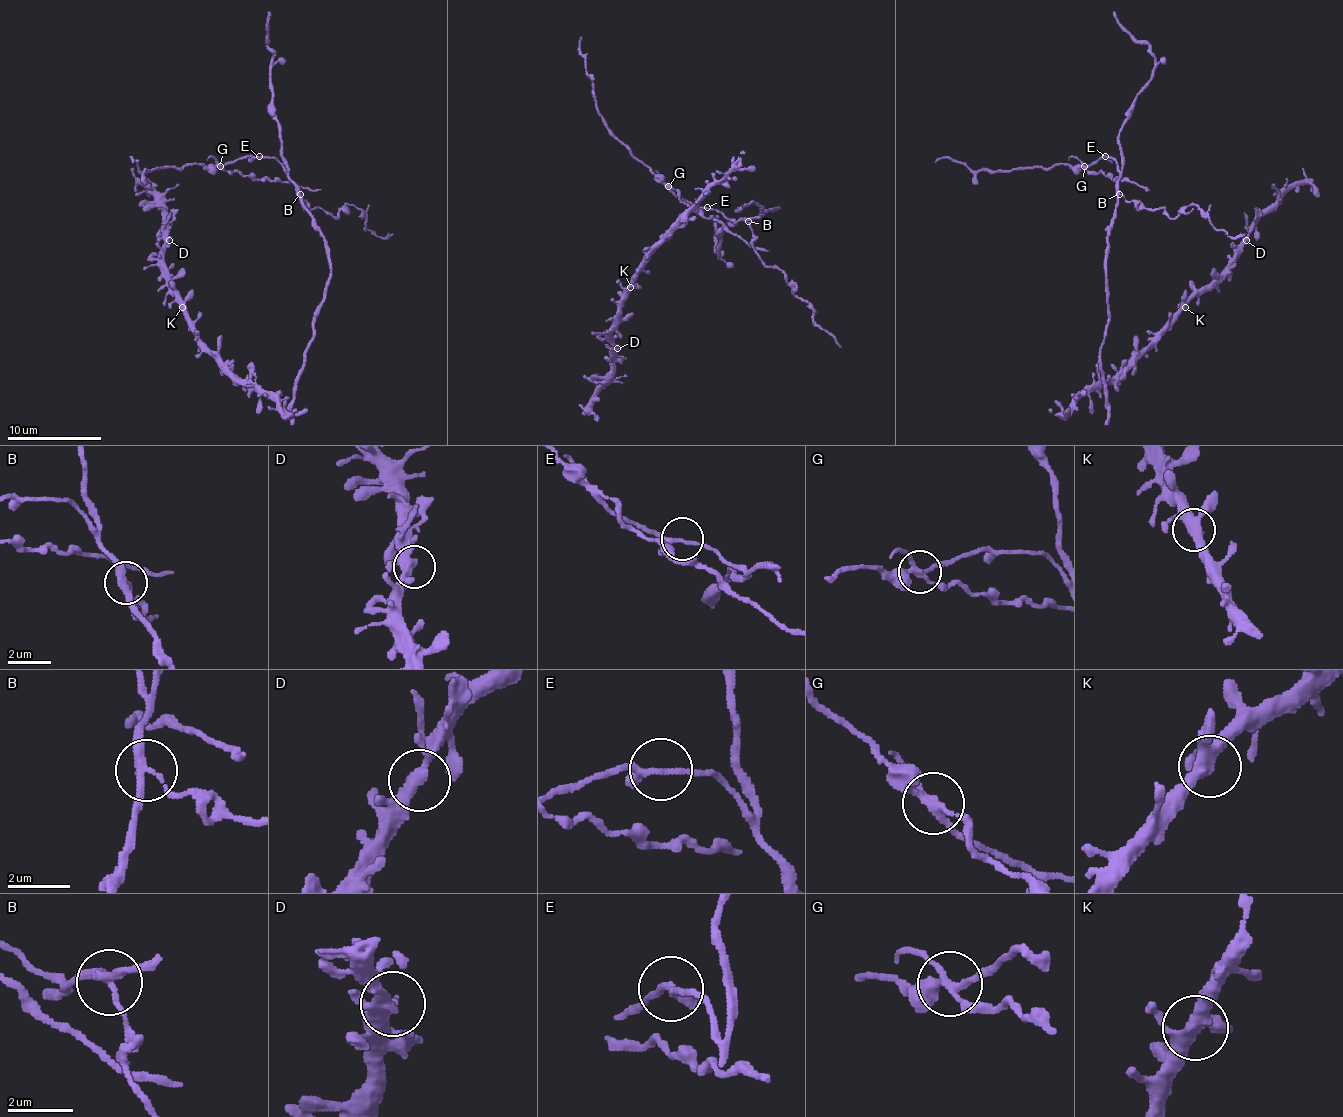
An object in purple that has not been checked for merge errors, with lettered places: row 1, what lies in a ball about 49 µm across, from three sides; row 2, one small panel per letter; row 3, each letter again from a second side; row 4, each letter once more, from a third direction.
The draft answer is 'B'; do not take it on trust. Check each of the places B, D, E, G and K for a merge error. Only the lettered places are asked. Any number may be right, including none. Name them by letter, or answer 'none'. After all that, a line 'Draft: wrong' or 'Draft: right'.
B, G
Draft: wrong

